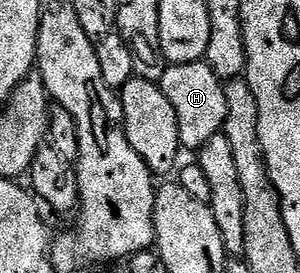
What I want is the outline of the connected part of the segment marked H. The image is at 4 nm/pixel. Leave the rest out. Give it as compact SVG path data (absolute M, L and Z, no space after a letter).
M203 60L188 64L168 64L162 78L157 81L159 89L173 105L177 114L177 134L184 149L198 150L209 142L209 138L220 135L227 113L224 81Z

